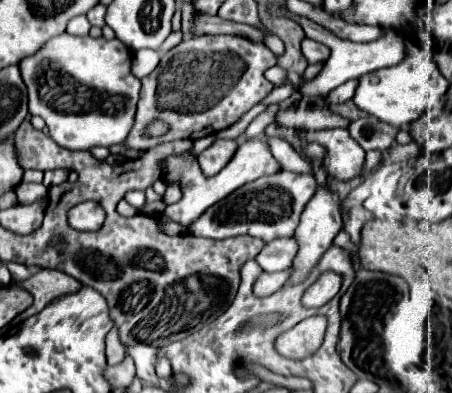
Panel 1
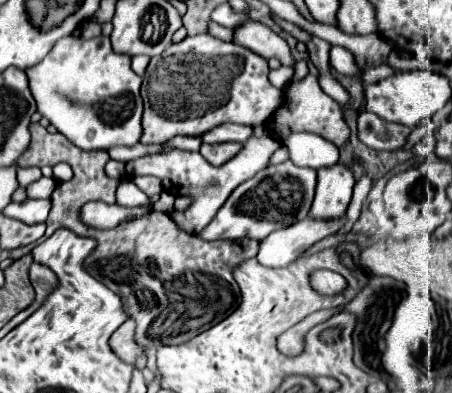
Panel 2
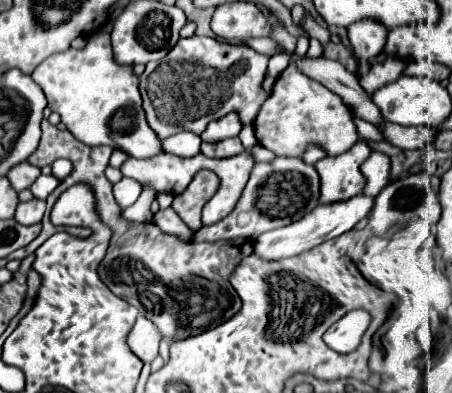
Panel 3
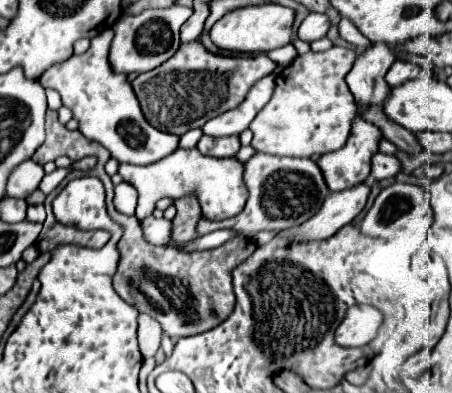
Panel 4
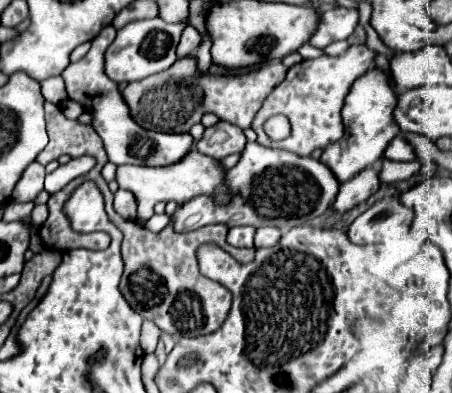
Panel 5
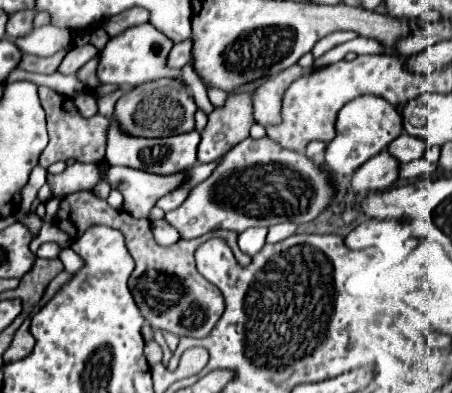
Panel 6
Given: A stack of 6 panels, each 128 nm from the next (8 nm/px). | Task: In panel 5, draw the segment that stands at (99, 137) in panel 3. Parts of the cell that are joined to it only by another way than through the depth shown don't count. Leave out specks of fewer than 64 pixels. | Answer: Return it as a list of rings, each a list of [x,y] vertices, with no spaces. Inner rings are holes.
[[[108,26],[104,28],[94,40],[88,54],[68,64],[62,70],[62,78],[66,84],[66,94],[70,100],[82,104],[84,112],[92,114],[92,128],[96,134],[104,140],[104,148],[108,152],[108,160],[116,166],[120,164],[140,164],[140,166],[168,166],[184,158],[184,154],[192,148],[192,136],[190,134],[158,134],[152,130],[146,130],[138,126],[132,120],[130,108],[124,102],[122,92],[118,90],[118,84],[112,82],[104,74],[104,52],[114,42],[116,28]]]

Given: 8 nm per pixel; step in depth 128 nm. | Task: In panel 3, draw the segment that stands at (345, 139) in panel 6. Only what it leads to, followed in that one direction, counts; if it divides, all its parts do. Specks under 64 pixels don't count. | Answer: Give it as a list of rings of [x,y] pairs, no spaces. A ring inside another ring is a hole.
[[[356,20],[348,28],[350,44],[360,58],[360,76],[368,72],[370,62],[384,50],[388,28],[378,20]],[[364,140],[356,142],[348,152],[340,156],[326,156],[314,164],[320,174],[320,204],[334,204],[350,200],[364,190],[364,176],[360,164],[370,156],[370,148]]]

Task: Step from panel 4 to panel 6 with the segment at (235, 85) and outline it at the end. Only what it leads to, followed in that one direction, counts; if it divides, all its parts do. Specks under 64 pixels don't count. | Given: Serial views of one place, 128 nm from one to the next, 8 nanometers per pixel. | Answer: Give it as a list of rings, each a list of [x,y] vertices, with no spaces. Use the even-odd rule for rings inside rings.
[[[294,64],[284,72],[278,72],[266,78],[254,92],[252,92],[252,106],[254,106],[254,120],[256,124],[280,124],[280,94],[296,80],[298,76],[306,74],[306,68]],[[160,78],[134,86],[126,94],[122,94],[120,100],[116,102],[114,118],[118,124],[122,124],[124,132],[132,136],[166,138],[194,130],[194,112],[196,112],[196,104],[188,86],[182,80]]]

